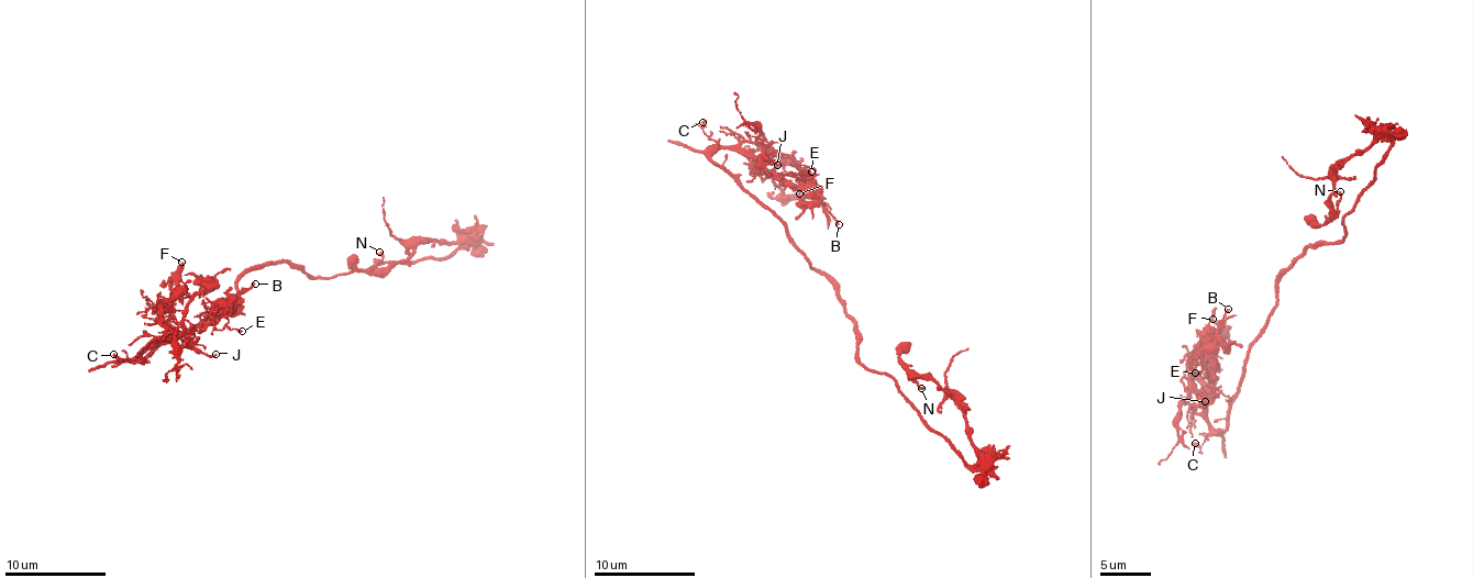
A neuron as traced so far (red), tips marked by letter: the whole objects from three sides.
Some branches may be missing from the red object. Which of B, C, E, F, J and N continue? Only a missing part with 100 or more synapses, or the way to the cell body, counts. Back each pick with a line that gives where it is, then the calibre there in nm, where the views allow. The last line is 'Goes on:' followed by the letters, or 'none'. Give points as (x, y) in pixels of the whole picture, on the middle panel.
Goes on: none

